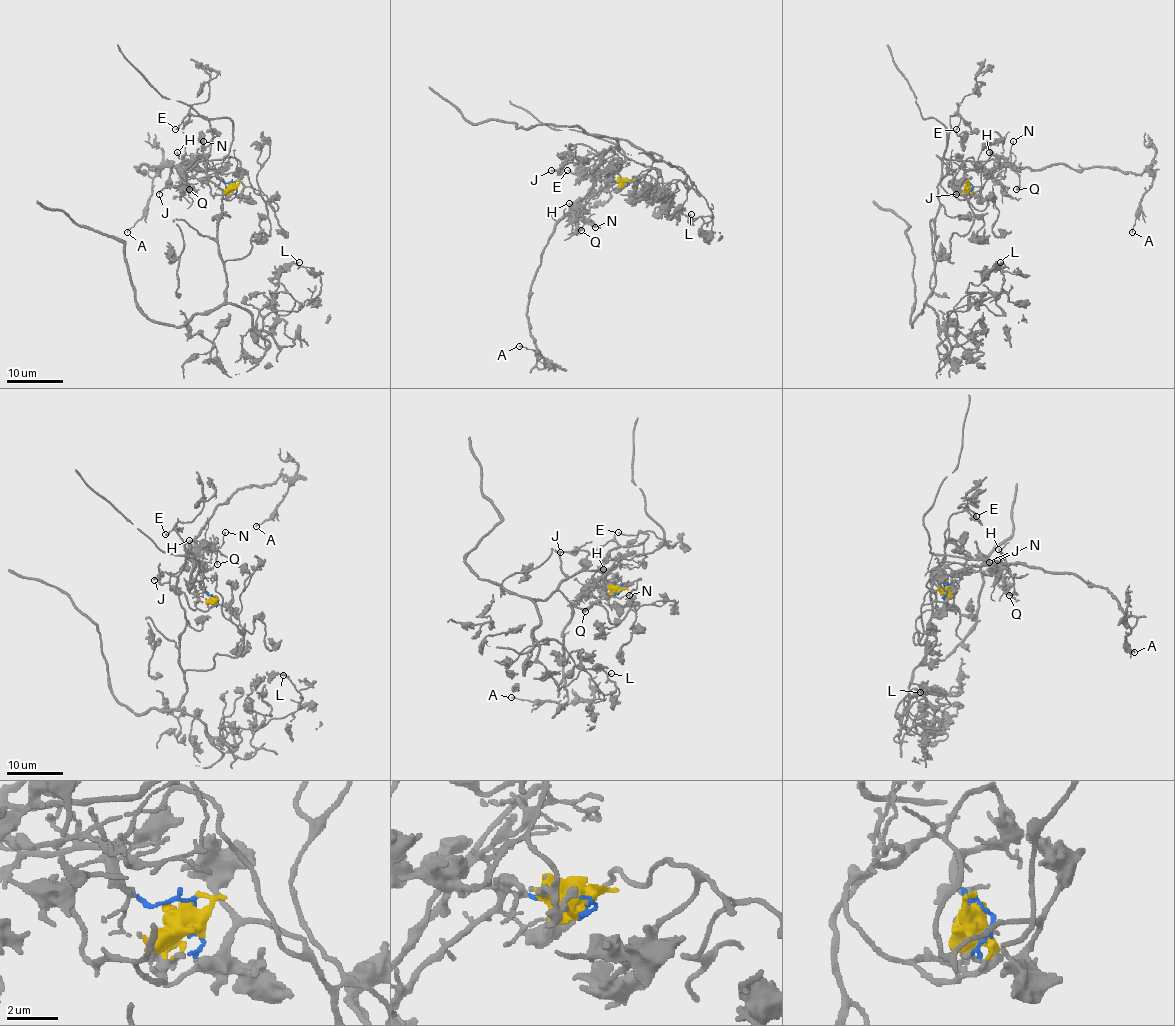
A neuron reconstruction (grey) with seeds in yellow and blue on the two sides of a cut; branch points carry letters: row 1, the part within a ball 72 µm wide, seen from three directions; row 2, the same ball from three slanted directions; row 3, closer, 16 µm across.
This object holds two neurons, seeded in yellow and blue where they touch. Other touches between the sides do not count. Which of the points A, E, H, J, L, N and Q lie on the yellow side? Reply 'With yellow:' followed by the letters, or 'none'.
With yellow: E, J, L

